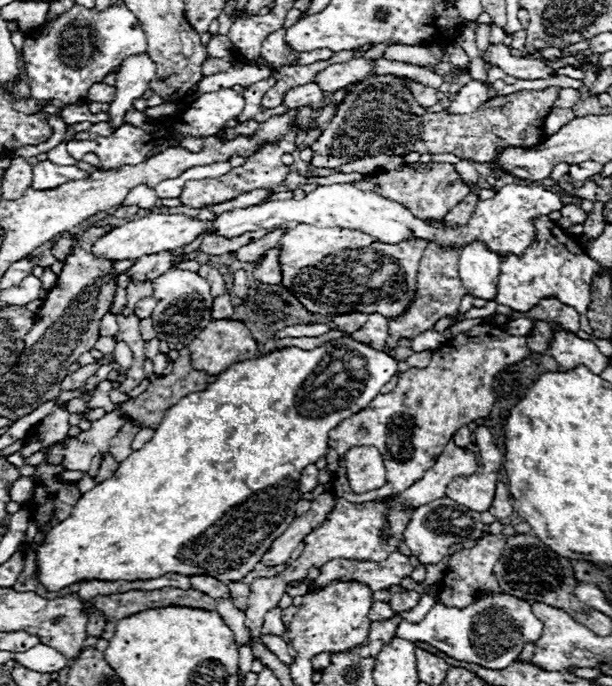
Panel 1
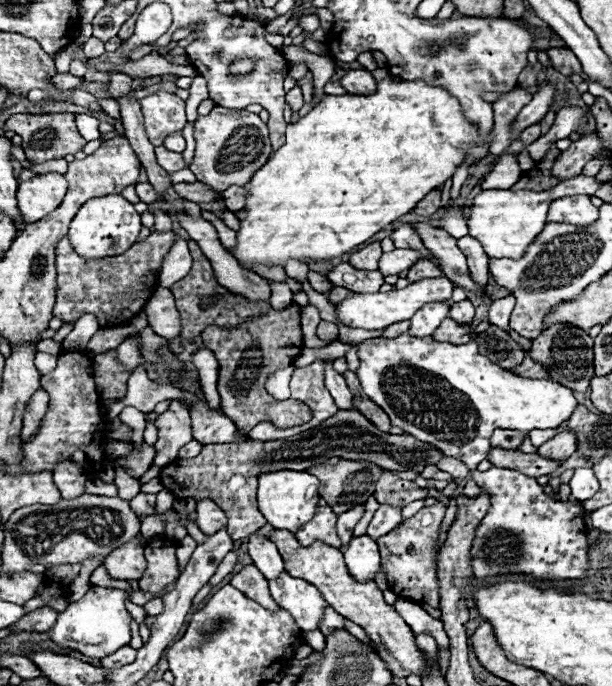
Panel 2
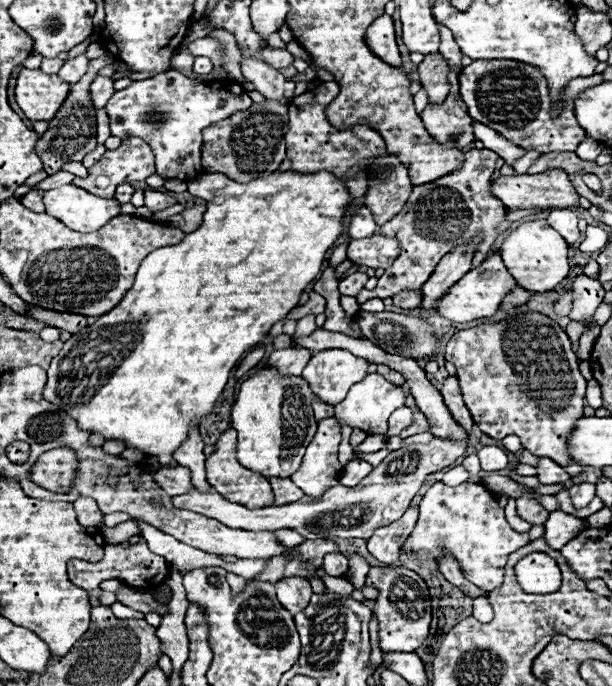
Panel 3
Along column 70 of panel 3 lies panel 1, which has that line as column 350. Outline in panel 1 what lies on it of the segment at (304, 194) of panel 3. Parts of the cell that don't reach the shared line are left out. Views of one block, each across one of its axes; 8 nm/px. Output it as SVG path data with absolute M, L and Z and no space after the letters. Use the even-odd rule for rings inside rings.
M348 336L336 338L334 344L328 342L314 350L302 350L296 346L288 346L288 348L278 348L264 356L256 356L250 360L230 364L230 368L226 368L220 376L216 376L216 382L210 384L204 392L194 392L182 398L172 408L168 408L160 426L154 430L152 440L146 442L142 450L134 450L124 462L120 462L112 478L88 490L78 500L72 514L62 524L58 524L56 528L48 532L46 542L36 550L38 552L38 580L46 586L46 590L52 590L52 592L62 590L80 580L130 580L132 582L132 580L152 580L166 572L178 572L182 576L206 574L206 576L214 576L216 580L222 580L224 584L242 580L262 560L270 544L296 518L296 502L300 500L296 482L300 480L300 474L308 464L316 464L318 458L328 454L330 430L334 430L342 420L366 408L374 400L374 396L380 394L380 388L386 382L390 382L392 376L398 374L396 364L398 364L396 358L372 348L370 344L356 342ZM226 514L260 514L260 516L226 516Z

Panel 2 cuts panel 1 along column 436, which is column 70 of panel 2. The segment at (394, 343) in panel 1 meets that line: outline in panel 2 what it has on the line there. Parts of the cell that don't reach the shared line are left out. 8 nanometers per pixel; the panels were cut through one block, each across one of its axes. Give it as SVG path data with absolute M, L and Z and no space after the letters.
M152 232L144 242L134 244L122 256L110 256L100 260L84 260L78 256L68 238L62 238L56 246L56 268L58 268L58 300L54 306L54 316L60 316L64 322L74 322L84 314L94 314L100 322L100 328L112 328L128 324L142 308L144 302L156 288L156 274L162 266L164 256L168 254L174 232Z

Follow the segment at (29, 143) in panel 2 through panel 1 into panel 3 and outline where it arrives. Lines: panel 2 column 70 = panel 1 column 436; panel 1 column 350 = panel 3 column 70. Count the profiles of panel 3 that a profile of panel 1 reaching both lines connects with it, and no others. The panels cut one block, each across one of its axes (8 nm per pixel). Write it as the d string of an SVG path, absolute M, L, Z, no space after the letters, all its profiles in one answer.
M104 54L96 60L90 60L88 72L82 76L82 80L78 80L76 84L70 86L70 94L64 100L62 108L54 114L52 120L48 120L48 130L36 142L36 152L42 158L44 170L48 174L56 174L64 162L82 162L82 158L94 150L94 146L96 146L96 108L94 106L78 106L78 102L88 98L90 84L98 76L98 70L112 62L114 62L112 54Z

